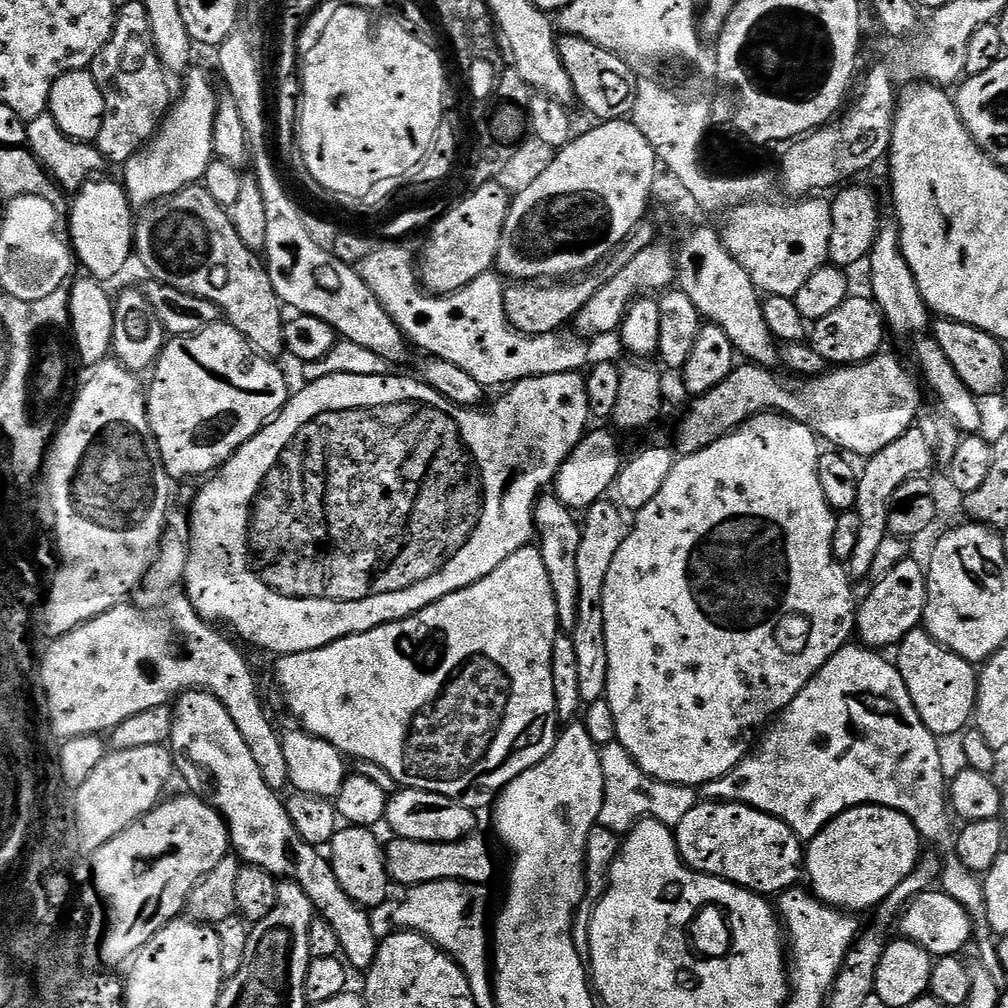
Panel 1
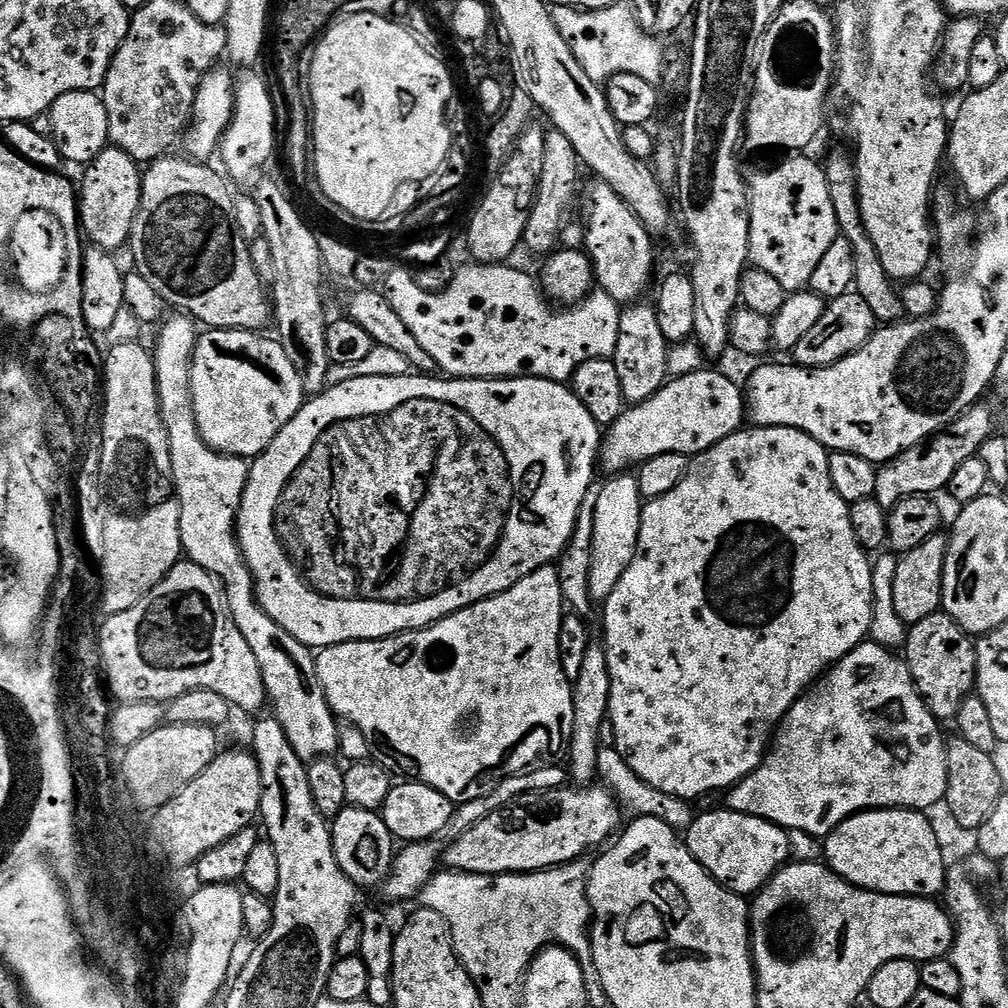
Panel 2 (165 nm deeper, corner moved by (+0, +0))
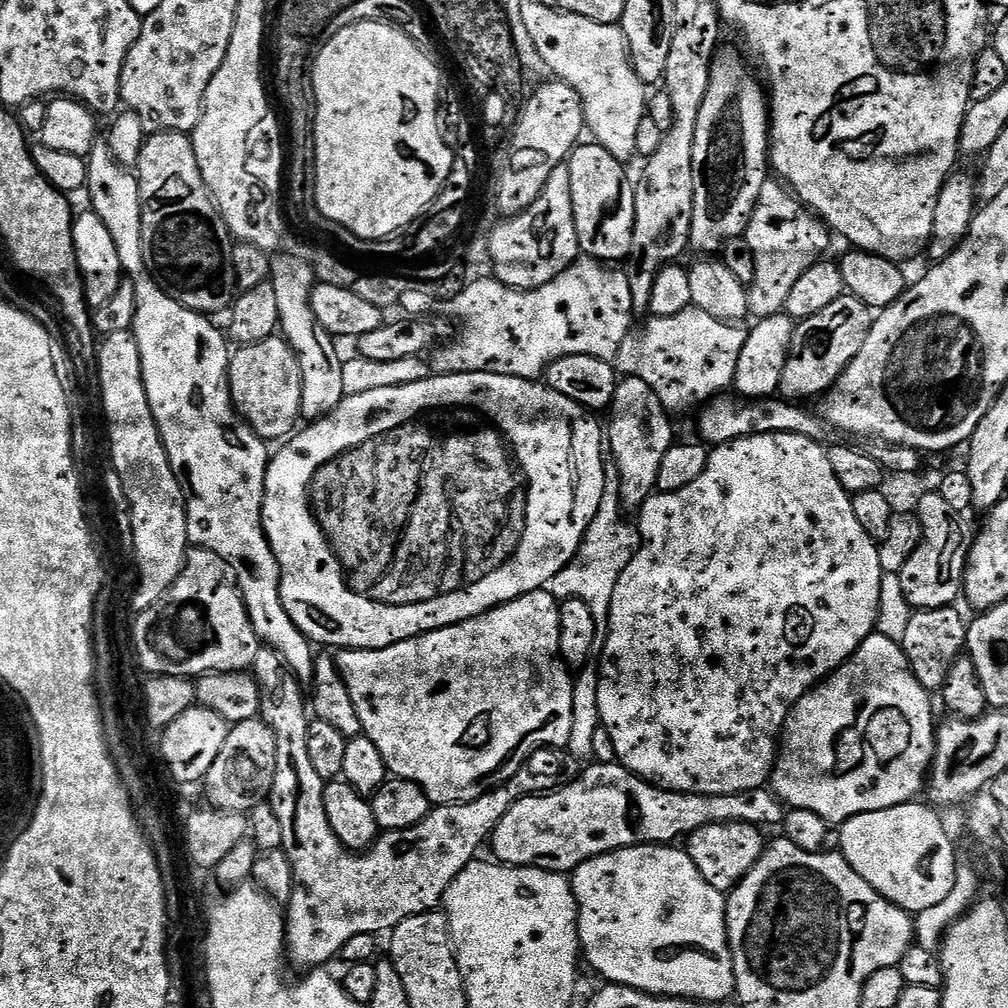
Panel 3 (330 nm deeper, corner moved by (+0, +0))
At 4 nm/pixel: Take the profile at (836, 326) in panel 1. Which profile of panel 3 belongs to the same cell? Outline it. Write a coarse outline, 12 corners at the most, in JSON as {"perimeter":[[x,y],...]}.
{"perimeter":[[845,294],[795,325],[779,395],[823,397],[862,350],[873,309]]}

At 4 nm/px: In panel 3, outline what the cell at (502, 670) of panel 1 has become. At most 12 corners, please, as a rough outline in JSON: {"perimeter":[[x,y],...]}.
{"perimeter":[[531,592],[339,653],[433,805],[567,749],[560,605]]}

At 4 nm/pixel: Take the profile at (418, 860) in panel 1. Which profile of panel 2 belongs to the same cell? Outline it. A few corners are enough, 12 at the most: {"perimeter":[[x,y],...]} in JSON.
{"perimeter":[[565,786],[459,833],[453,872],[571,865],[621,827],[604,786]]}

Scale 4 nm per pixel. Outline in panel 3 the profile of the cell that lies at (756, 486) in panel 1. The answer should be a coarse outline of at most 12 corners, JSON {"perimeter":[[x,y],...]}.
{"perimeter":[[798,433],[638,509],[598,714],[668,792],[769,779],[873,635],[877,541]]}

